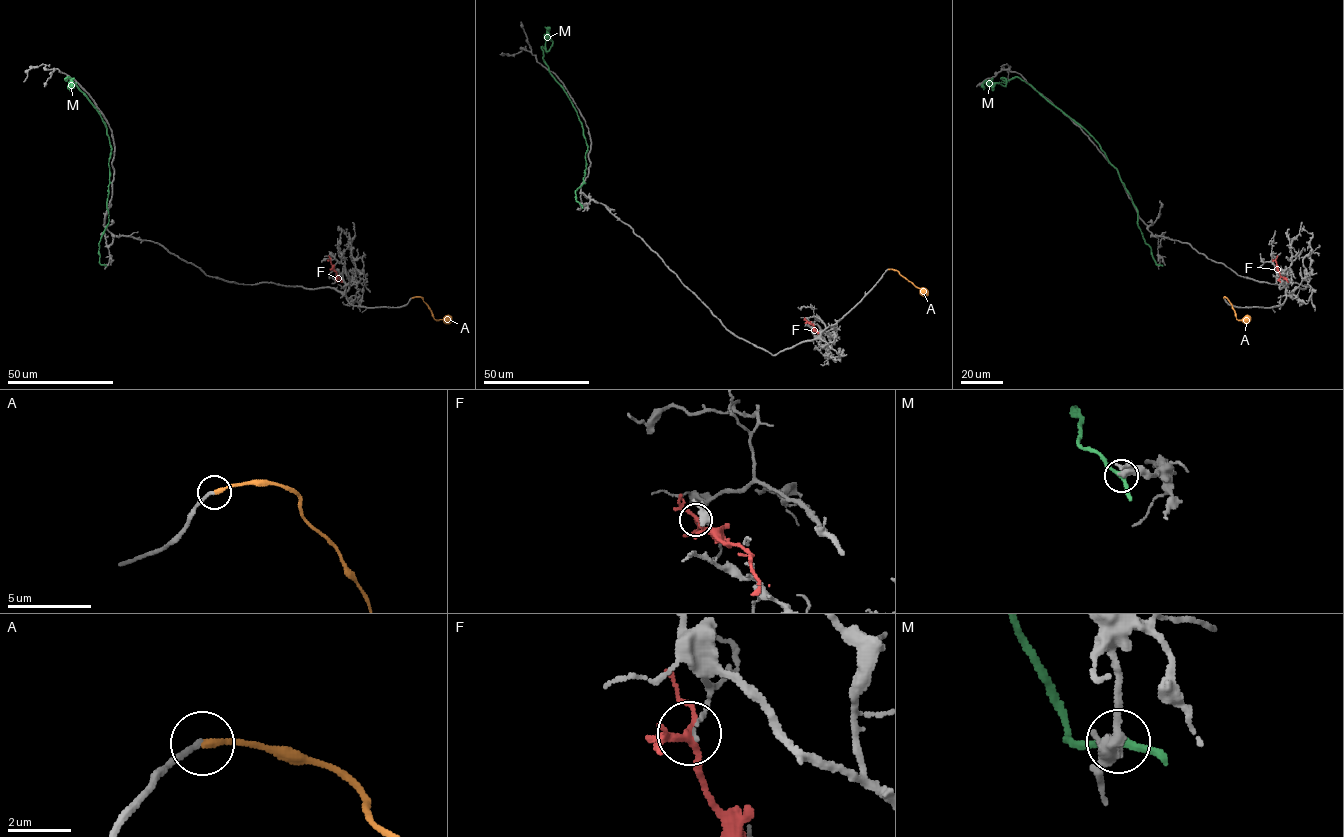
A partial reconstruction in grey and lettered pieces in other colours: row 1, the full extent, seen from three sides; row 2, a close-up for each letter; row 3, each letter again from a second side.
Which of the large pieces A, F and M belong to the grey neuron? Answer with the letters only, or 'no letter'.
no letter

